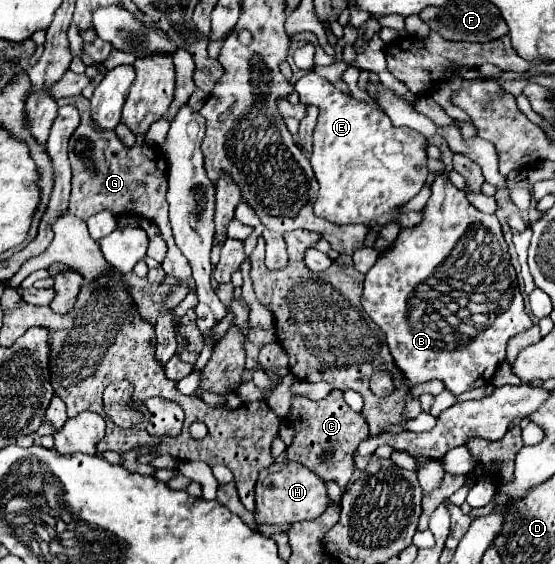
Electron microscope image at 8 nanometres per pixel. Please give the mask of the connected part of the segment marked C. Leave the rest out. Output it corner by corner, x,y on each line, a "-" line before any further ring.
332,391
322,401
292,397
292,413
288,417
288,423
296,429
296,439
286,449
288,459
312,469
324,481
338,481
338,485
344,489
354,469
354,451
358,443
368,437
366,419
346,405
344,393

